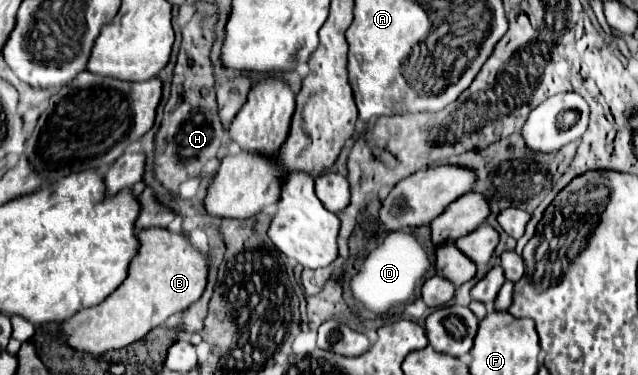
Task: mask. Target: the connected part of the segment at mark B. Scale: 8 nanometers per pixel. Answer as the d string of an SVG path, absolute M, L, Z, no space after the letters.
M148 228L138 234L138 240L138 256L130 262L126 280L104 302L78 312L60 326L62 340L66 340L70 348L94 356L124 348L144 338L170 316L184 312L202 296L208 274L208 256L196 252L182 232L172 234L164 228Z

